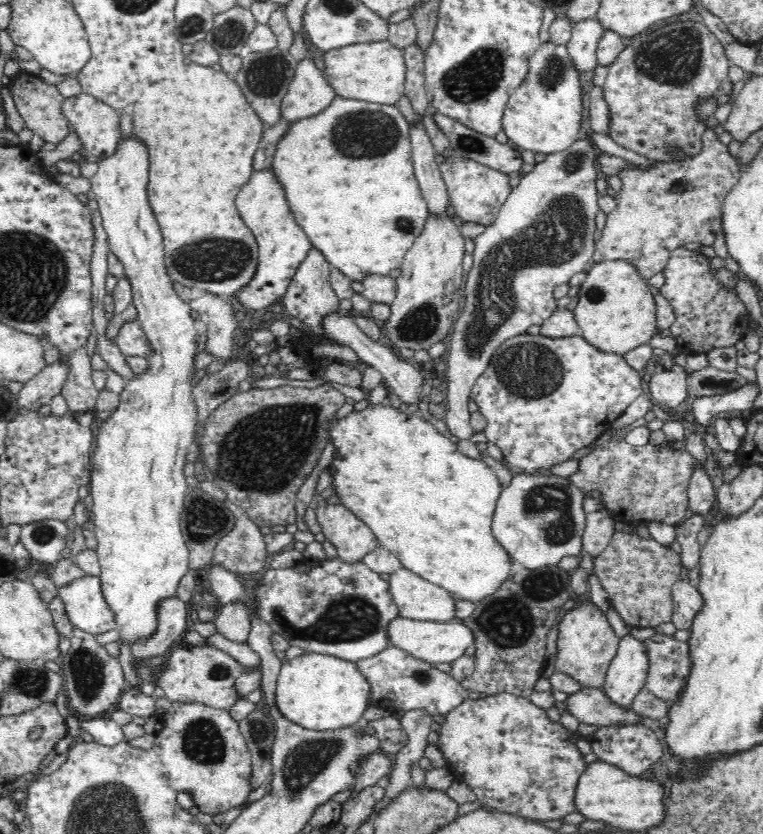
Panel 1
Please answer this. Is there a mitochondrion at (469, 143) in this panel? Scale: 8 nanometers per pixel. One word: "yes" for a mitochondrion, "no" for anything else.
yes

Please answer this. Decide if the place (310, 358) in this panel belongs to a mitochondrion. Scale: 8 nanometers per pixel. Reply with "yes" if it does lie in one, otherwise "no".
no

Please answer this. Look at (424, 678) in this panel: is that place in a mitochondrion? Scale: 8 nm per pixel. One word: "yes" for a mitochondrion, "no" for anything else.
yes

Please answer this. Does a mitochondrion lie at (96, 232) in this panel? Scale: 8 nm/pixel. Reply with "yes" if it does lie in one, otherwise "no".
no

